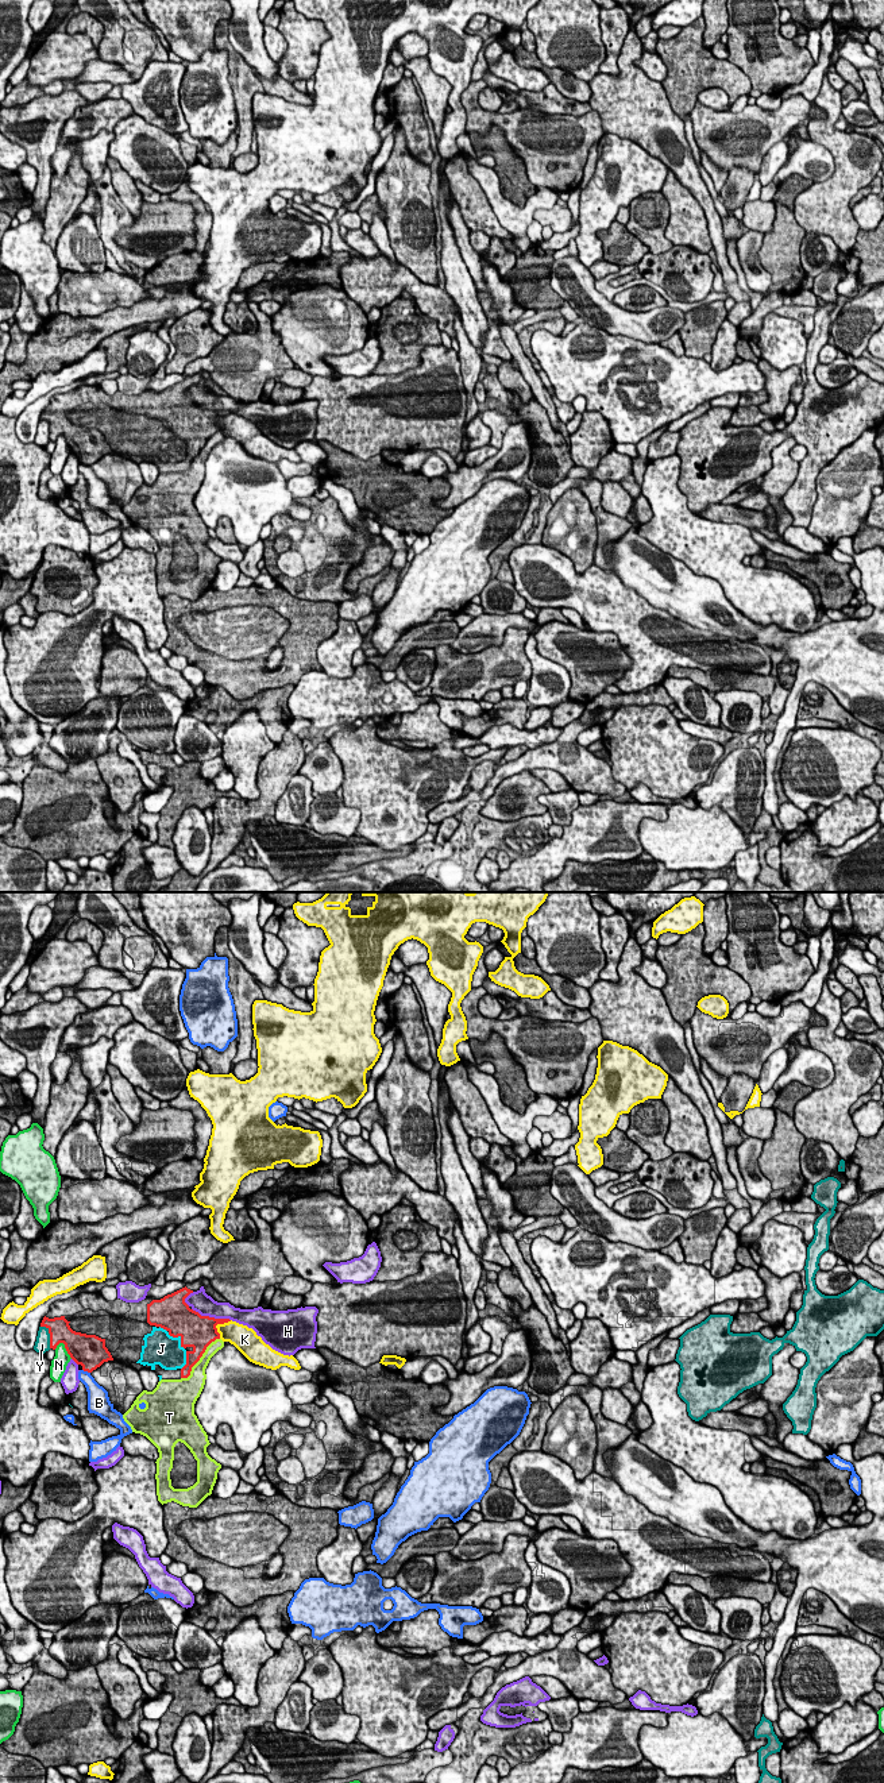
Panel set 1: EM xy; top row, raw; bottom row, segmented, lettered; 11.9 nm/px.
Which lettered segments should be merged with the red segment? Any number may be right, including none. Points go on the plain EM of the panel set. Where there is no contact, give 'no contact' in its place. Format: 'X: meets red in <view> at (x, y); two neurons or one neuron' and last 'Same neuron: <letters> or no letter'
B: meets red in xy at (87, 463); two neurons
H: meets red in xy at (211, 410); two neurons
J: meets red in xy at (176, 429); one neuron
K: meets red in xy at (217, 416); two neurons
N: meets red in xy at (66, 443); two neurons
T: meets red in xy at (199, 452); two neurons
Y: meets red in xy at (50, 428); two neurons
Same neuron: J

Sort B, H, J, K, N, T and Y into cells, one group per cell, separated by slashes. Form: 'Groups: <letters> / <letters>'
Groups: B / H / J / K / N / T / Y

